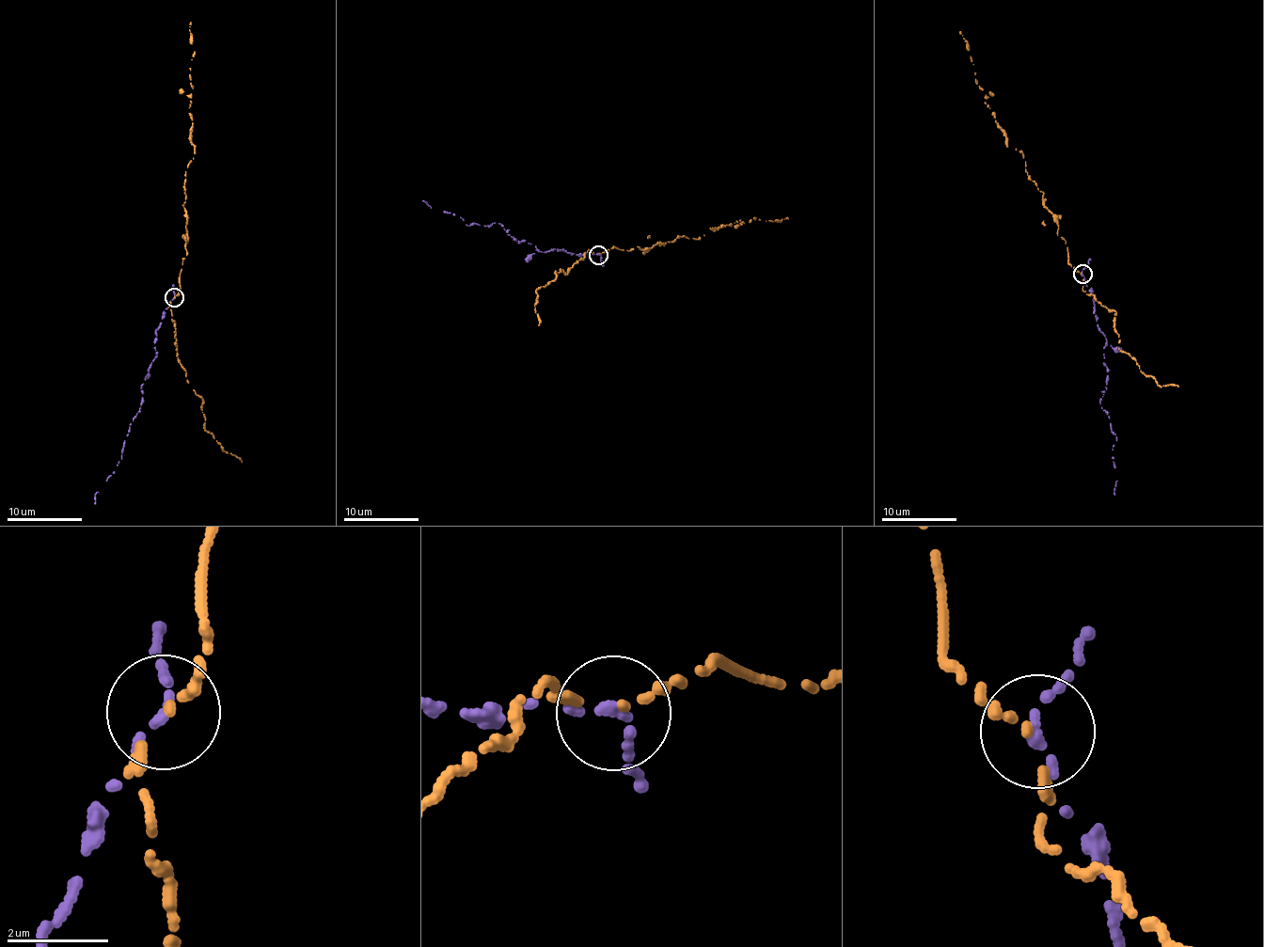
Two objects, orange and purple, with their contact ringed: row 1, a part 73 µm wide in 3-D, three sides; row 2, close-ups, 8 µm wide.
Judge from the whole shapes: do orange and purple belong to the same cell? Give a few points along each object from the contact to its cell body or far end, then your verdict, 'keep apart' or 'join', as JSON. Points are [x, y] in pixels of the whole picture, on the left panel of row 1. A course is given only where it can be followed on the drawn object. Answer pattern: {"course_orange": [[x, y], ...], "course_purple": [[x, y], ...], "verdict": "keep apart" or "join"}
{"course_orange": [[174, 298], [186, 255], [185, 171], [194, 152], [190, 22]], "course_purple": [[174, 298], [155, 332], [155, 354], [143, 384], [140, 406], [126, 435], [121, 459], [95, 493], [95, 503]], "verdict": "keep apart"}

